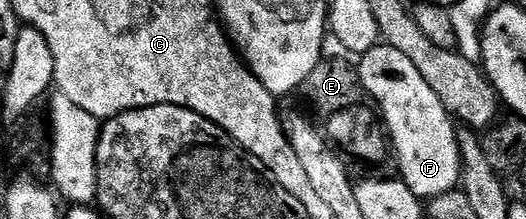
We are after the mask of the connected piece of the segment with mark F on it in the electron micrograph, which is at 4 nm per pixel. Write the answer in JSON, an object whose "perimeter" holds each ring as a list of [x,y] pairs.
{"perimeter":[[[377,45],[365,53],[358,66],[358,72],[360,86],[366,90],[371,102],[375,104],[382,116],[395,162],[396,159],[400,162],[398,175],[403,183],[422,201],[453,190],[461,182],[458,129],[452,116],[442,105],[442,101],[438,101],[438,93],[434,93],[434,89],[430,89],[430,85],[426,85],[422,73],[418,73],[418,69],[414,69],[414,64],[403,53],[398,53],[398,49],[387,45]]]}

